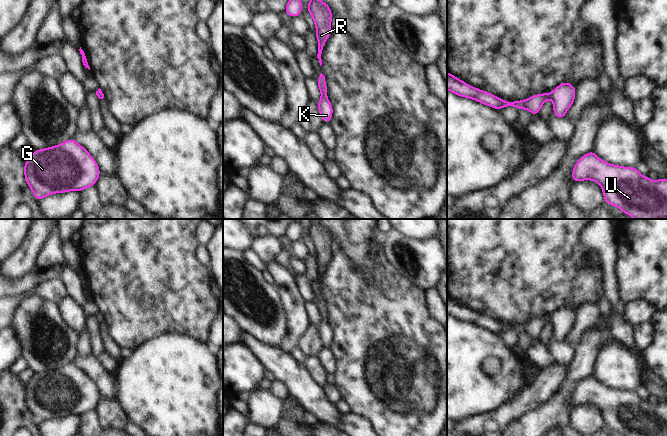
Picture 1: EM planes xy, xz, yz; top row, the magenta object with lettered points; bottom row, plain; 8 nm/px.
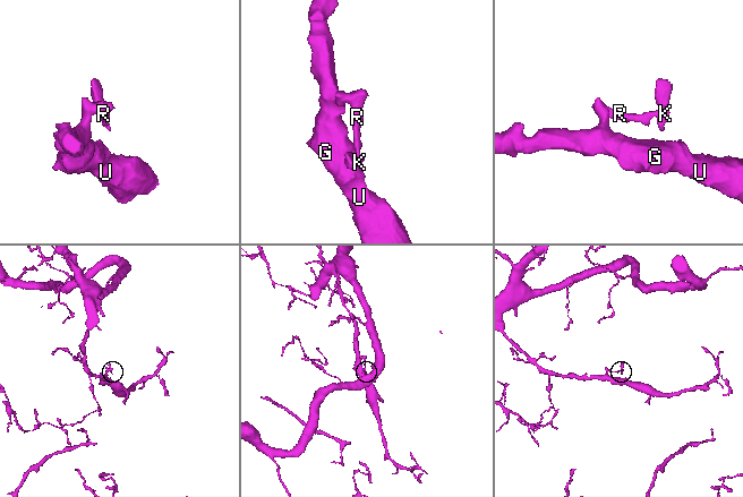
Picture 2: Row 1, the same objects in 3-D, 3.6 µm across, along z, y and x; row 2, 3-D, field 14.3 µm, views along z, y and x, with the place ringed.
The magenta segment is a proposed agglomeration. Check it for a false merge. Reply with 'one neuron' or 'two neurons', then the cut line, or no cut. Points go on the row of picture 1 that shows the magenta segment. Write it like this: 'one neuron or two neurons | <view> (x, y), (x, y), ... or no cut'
one neuron | no cut

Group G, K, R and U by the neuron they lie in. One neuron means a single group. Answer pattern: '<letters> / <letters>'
G K R U

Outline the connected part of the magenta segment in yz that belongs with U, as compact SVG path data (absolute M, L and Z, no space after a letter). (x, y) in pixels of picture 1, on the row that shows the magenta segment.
M593 150L583 155L572 170L572 180L597 182L603 191L604 201L617 206L625 215L635 219L667 219L667 179L652 181L639 173L636 167L612 165L601 160Z

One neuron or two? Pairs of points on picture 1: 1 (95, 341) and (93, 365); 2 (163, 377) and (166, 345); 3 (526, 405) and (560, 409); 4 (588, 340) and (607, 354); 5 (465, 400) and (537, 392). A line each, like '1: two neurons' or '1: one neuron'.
1: two neurons
2: one neuron
3: two neurons
4: two neurons
5: two neurons

